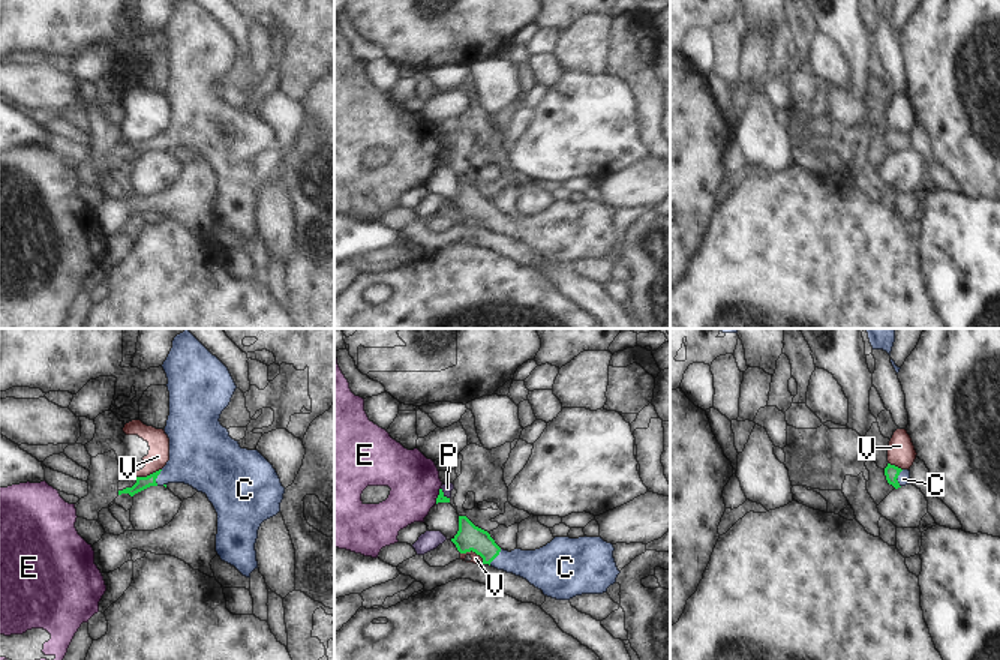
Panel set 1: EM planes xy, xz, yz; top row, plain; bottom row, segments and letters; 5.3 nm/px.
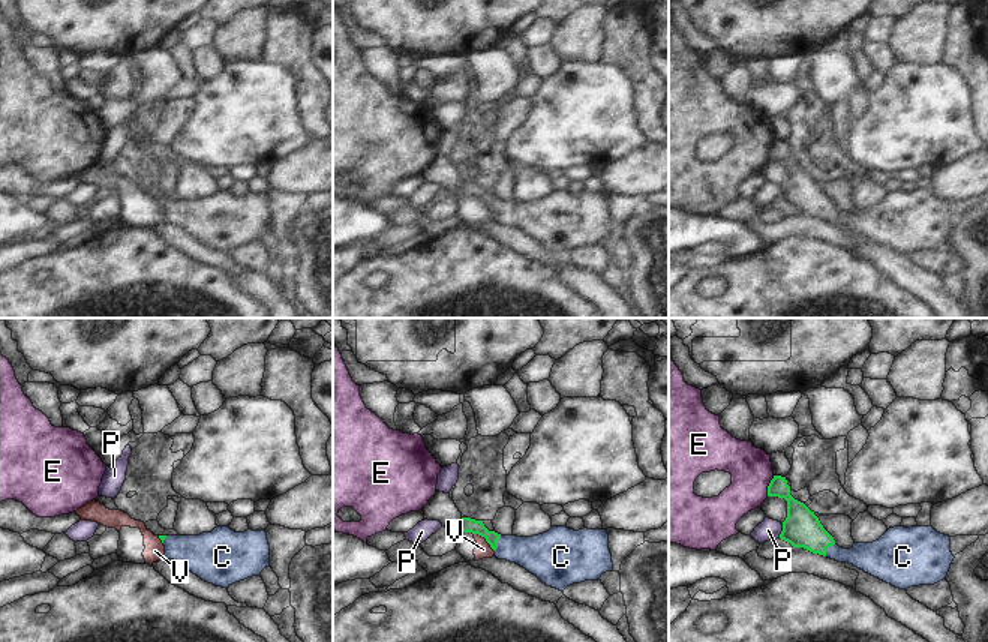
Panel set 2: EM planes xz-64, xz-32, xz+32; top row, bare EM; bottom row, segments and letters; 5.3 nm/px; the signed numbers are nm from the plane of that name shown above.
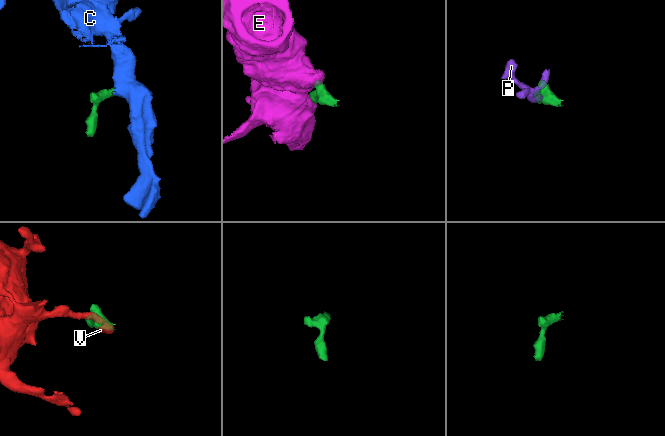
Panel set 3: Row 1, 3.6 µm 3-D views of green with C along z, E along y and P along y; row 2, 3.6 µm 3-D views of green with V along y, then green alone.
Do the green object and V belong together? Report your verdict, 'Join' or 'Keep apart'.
Keep apart.

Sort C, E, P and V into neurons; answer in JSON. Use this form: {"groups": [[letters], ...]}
{"groups": [["C"], ["E"], ["P"], ["V"]]}

